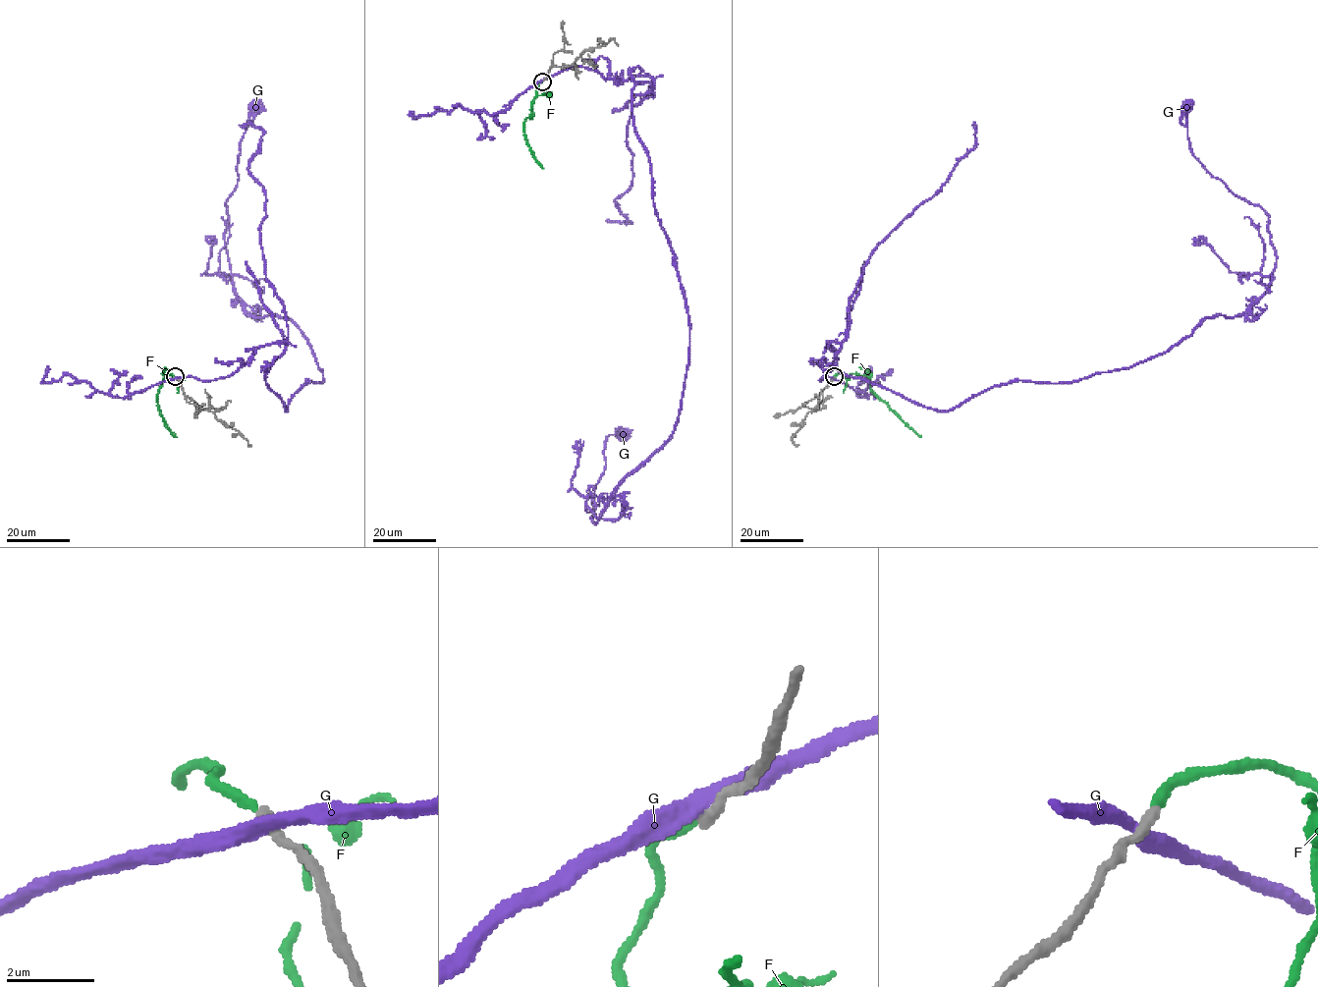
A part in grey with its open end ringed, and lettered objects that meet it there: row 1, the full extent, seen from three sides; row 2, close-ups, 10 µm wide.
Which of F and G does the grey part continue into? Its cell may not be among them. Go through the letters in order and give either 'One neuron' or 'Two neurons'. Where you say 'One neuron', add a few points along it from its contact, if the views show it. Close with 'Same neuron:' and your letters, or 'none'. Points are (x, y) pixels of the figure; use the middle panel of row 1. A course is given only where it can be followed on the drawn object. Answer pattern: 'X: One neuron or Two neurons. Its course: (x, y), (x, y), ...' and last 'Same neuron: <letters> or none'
F: One neuron. Its course: (541, 82), (523, 123), (523, 137), (532, 156), (542, 168)
G: Two neurons
Same neuron: F

